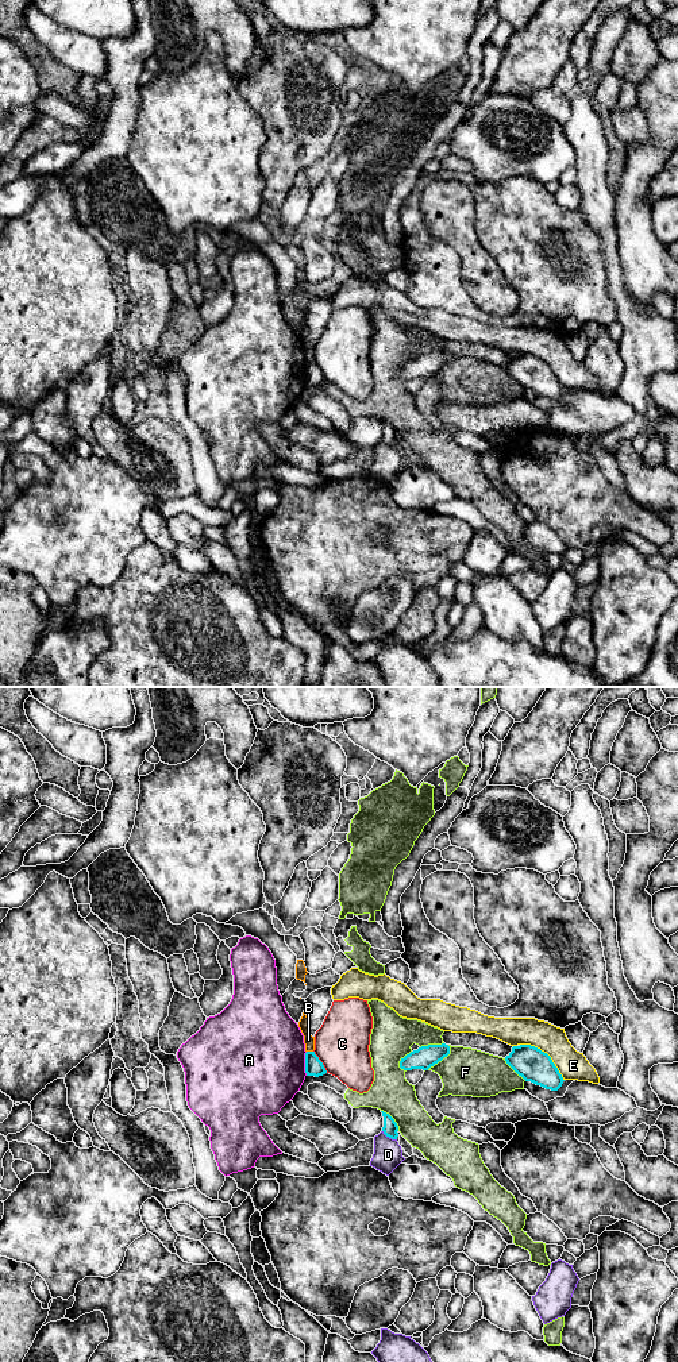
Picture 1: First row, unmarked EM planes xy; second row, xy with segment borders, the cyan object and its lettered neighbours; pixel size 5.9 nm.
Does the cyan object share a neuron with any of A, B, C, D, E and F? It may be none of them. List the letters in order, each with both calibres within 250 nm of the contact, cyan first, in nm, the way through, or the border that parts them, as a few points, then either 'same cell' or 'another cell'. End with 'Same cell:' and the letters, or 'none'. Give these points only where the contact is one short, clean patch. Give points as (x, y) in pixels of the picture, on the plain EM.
A: calibres 110 and 500 nm; another cell
B: calibres 110 and 60 nm; border xy (307, 359), (312, 361); another cell
C: calibres 110 and 320 nm; another cell
D: calibres 90 and 170 nm; another cell
E: calibres 200 and 180 nm; another cell
F: calibres 140 and 280 nm; another cell
Same cell: none

